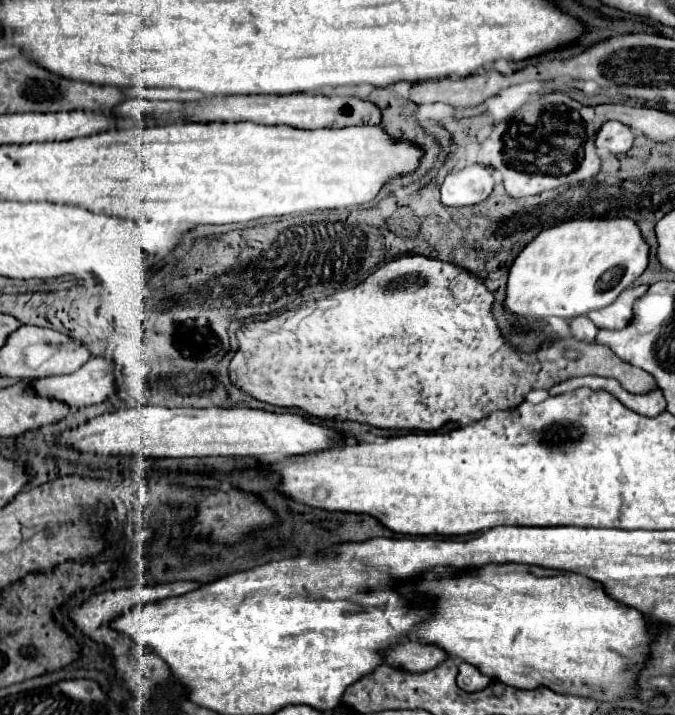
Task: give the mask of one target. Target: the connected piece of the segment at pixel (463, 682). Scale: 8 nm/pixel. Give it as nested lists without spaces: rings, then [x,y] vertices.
[[[463,662],[463,664],[459,666],[457,684],[463,686],[463,690],[469,690],[469,692],[473,692],[473,690],[483,690],[489,682],[491,682],[491,678],[485,676],[485,674],[481,674],[477,668],[473,668],[473,664]]]

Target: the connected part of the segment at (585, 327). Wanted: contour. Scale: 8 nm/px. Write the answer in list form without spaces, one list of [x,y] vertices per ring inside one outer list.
[[[579,316],[571,322],[571,330],[573,330],[573,336],[577,340],[583,340],[583,342],[595,342],[597,338],[597,332],[599,328],[587,318],[587,316]]]

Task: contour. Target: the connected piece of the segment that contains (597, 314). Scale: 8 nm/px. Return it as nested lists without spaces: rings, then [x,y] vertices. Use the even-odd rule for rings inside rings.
[[[637,286],[637,288],[629,288],[623,290],[619,294],[619,298],[603,308],[603,310],[595,310],[591,314],[587,314],[599,328],[607,328],[607,330],[621,330],[625,328],[631,320],[633,320],[633,304],[647,292],[649,286]]]

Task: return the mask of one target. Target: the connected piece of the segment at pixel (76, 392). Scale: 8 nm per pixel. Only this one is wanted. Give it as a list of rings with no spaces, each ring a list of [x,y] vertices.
[[[91,358],[77,372],[43,378],[35,382],[35,388],[47,398],[55,398],[77,408],[101,404],[117,392],[117,368],[107,358]]]

